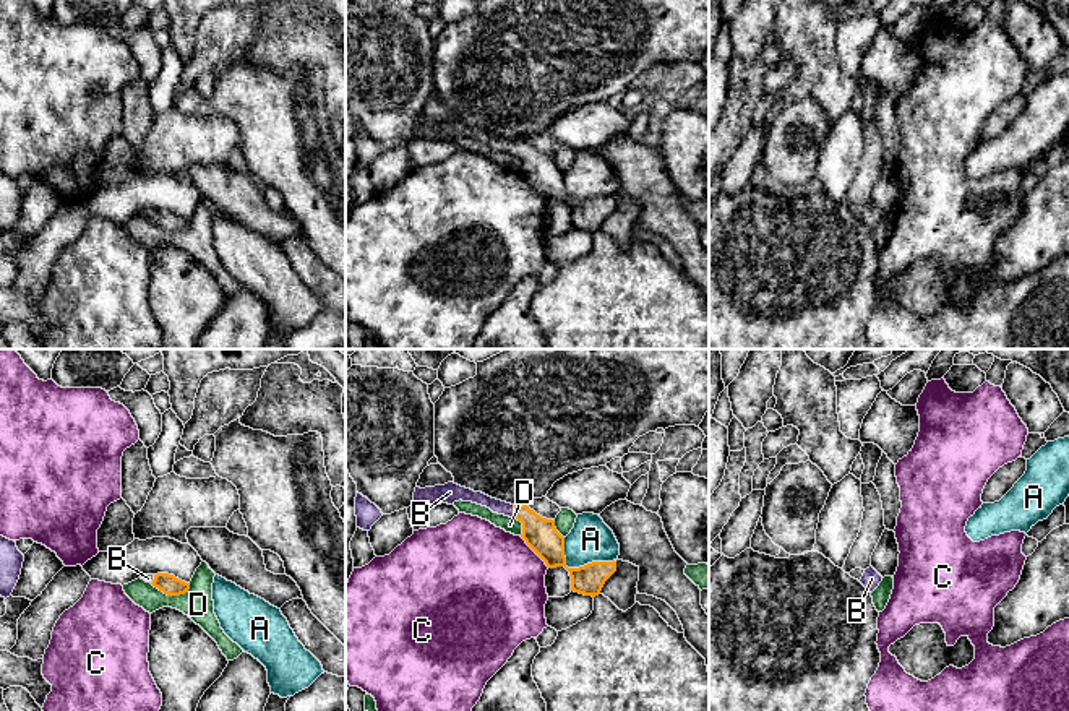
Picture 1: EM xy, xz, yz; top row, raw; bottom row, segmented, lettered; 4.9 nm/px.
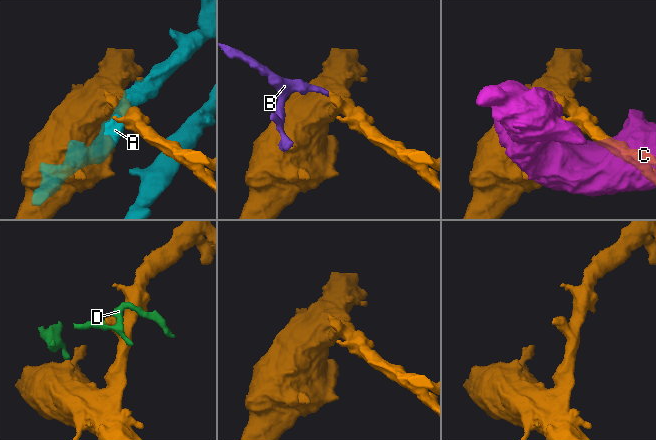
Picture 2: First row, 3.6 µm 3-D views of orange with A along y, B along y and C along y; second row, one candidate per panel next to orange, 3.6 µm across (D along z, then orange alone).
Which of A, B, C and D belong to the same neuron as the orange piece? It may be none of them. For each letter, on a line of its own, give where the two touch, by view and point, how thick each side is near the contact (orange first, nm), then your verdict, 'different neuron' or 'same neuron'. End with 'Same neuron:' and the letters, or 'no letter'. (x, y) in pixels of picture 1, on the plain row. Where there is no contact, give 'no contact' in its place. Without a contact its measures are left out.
A: meets orange in xz at (576, 205); 160 nm thick on the orange side, 220 nm on the other; different neuron
B: meets orange in xz at (515, 148); 160 nm thick on the orange side, 70 nm on the other; same neuron
C: meets orange in xz at (534, 187); 160 nm thick on the orange side, 500 nm on the other; different neuron
D: meets orange in xy at (171, 231); 100 nm thick on the orange side, 150 nm on the other; different neuron
Same neuron: B

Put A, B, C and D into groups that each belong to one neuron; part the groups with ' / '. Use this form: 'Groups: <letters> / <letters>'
Groups: A / B / C / D

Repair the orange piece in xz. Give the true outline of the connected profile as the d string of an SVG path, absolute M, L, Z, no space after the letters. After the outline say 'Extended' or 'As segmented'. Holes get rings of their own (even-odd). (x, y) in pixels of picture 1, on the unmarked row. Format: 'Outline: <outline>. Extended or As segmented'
Outline: M454 118L435 123L415 123L414 138L453 141L472 138L490 144L493 149L516 154L522 159L521 174L545 198L548 205L565 203L571 213L571 227L584 232L599 232L605 218L616 208L616 198L592 198L579 205L568 205L565 193L565 174L556 167L555 157L542 154L527 141L511 141L492 135L482 128L461 123Z. Extended

